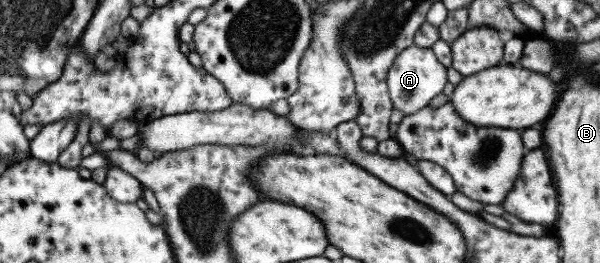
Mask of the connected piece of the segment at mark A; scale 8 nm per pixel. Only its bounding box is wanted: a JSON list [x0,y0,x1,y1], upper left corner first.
[387,45,446,116]

